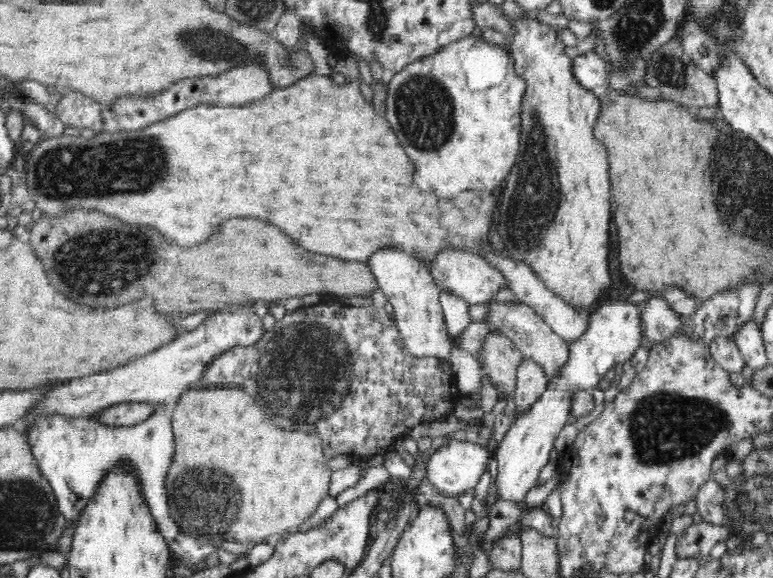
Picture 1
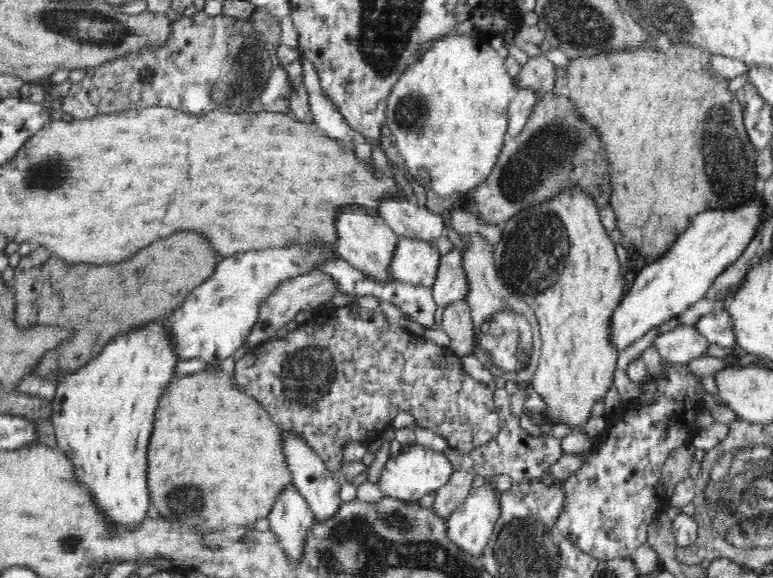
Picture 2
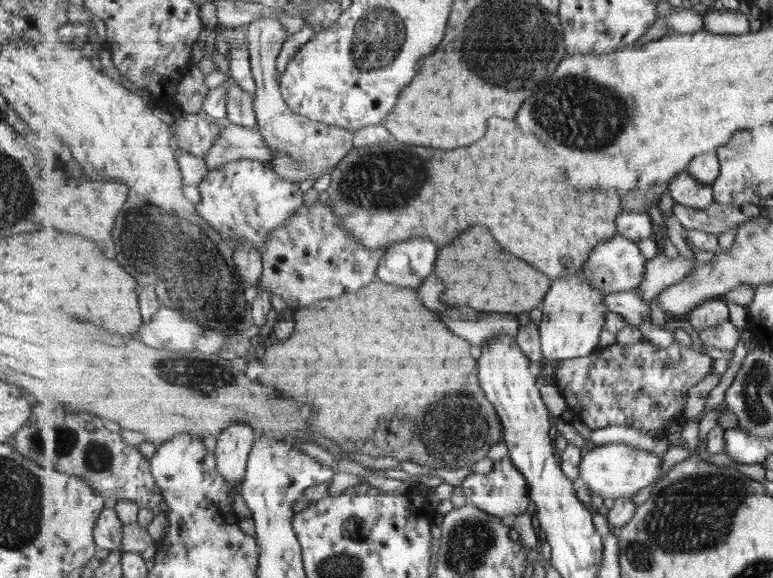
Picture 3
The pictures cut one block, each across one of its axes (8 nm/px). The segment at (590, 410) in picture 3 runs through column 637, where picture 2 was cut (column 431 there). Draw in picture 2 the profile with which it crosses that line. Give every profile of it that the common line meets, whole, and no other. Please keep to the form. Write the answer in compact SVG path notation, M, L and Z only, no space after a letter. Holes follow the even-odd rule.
M325 304L315 310L311 318L299 324L287 337L269 339L260 345L250 348L238 362L234 362L234 372L232 372L231 381L242 392L255 398L256 402L259 402L260 406L271 415L272 422L275 422L276 426L279 426L283 431L283 438L286 435L300 437L300 441L304 441L304 444L308 445L308 448L312 449L312 452L316 453L320 460L324 461L324 464L333 473L335 479L340 475L340 464L344 461L342 448L348 442L354 442L354 440L370 444L374 439L381 437L382 432L392 425L398 412L412 414L416 426L433 430L438 436L445 438L450 447L456 448L460 453L469 453L476 446L485 445L498 434L500 429L499 414L497 413L496 403L493 401L493 392L488 390L486 384L476 381L462 369L460 357L450 347L437 346L432 342L426 342L423 336L403 331L398 324L389 322L379 308L367 309L356 304L337 308Z

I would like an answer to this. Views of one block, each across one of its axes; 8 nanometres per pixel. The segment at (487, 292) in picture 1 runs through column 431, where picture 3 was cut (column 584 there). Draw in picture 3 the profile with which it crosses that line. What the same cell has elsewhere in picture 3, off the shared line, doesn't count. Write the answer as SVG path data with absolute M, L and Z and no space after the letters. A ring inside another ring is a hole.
M616 235L613 239L605 241L595 248L583 266L583 272L593 281L595 287L599 287L603 291L603 294L610 295L611 293L637 289L637 286L645 280L647 264L648 260L643 256L637 242Z

